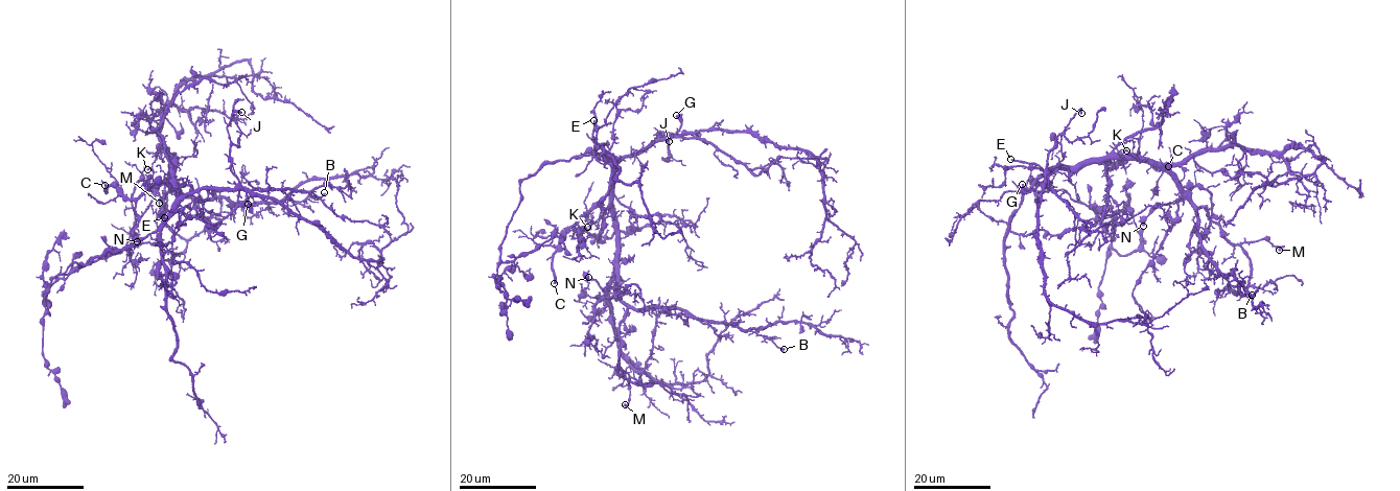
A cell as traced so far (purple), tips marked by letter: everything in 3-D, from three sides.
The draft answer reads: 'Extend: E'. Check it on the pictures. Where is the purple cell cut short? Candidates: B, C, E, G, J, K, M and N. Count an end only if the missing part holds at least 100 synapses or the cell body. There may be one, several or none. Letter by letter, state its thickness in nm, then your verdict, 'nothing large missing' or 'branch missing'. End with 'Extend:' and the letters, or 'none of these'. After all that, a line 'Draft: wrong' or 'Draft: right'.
B: calibre 260 nm; nothing large missing
C: calibre 400 nm; branch missing
E: calibre 240 nm; branch missing
G: calibre 320 nm; nothing large missing
J: calibre 320 nm; nothing large missing
K: calibre 200 nm; nothing large missing
M: calibre 100 nm; nothing large missing
N: calibre 500 nm; nothing large missing
Extend: C, E
Draft: wrong

